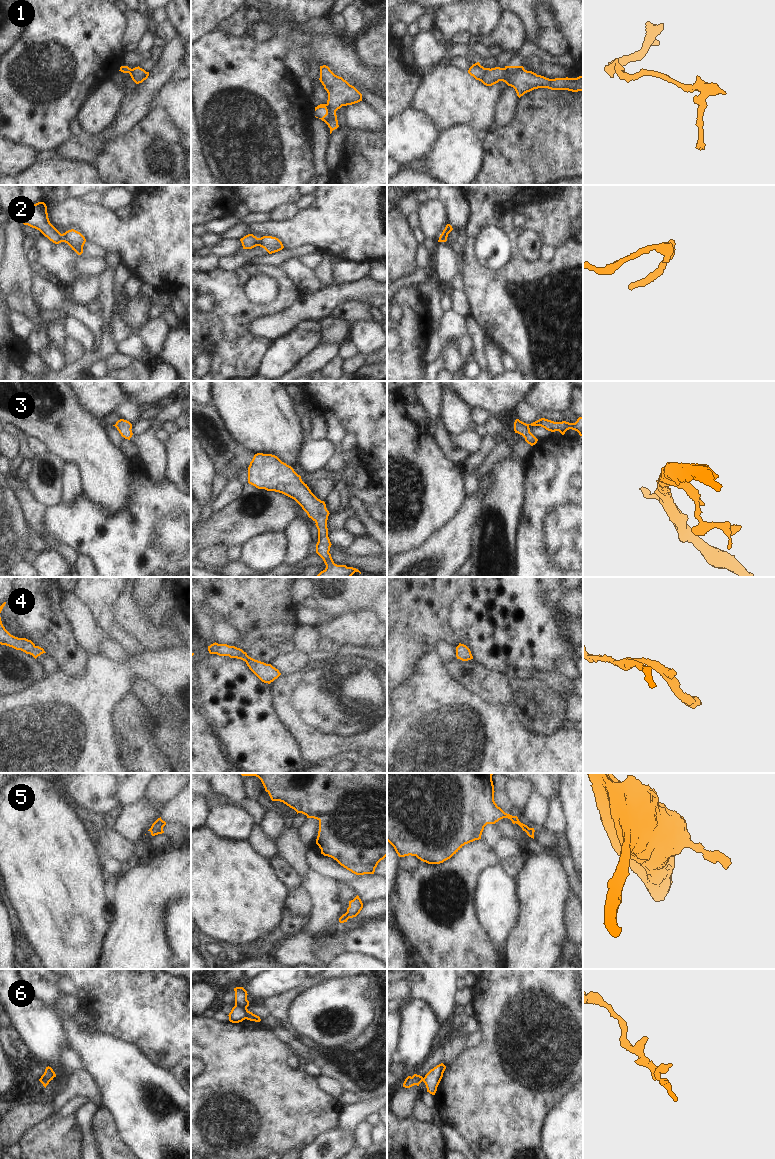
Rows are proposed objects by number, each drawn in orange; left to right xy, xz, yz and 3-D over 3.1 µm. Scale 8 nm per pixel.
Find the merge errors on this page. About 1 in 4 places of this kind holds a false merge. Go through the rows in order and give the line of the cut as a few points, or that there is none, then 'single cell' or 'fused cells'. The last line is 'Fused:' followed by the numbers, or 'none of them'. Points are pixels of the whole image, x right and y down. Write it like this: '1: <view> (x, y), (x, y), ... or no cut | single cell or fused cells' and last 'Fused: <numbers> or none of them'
1: no cut | single cell
2: xy (61, 234), (63, 241) | fused cells
3: no cut | single cell
4: no cut | single cell
5: no cut | single cell
6: xz (235, 1004), (243, 1009), (246, 1018) | fused cells
Fused: 2, 6

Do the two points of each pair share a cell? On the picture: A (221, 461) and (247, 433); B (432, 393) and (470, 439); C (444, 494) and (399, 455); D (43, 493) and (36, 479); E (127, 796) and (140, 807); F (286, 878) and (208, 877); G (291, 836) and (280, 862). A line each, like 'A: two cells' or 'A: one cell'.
A: two cells
B: two cells
C: one cell
D: one cell
E: two cells
F: two cells
G: two cells

